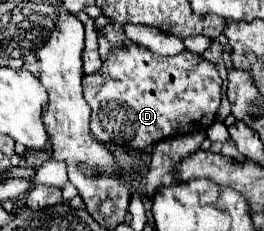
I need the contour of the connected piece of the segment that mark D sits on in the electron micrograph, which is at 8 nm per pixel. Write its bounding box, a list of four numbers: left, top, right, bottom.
[83,23,221,149]

